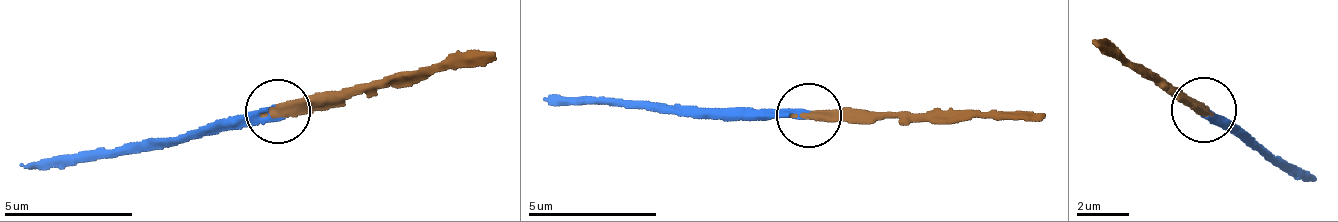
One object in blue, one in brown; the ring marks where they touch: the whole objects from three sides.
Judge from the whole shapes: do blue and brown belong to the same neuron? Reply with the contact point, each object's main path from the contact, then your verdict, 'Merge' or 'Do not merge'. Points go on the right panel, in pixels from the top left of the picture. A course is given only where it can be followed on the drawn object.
Place: (1203, 109). Course of blue: (1203, 111), (1313, 175). Course of brown: (1203, 111), (1100, 52), (1096, 37). Merge

